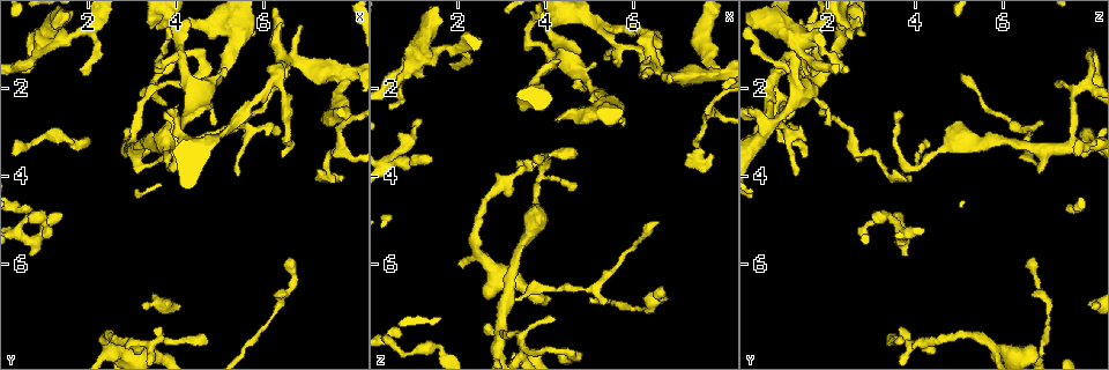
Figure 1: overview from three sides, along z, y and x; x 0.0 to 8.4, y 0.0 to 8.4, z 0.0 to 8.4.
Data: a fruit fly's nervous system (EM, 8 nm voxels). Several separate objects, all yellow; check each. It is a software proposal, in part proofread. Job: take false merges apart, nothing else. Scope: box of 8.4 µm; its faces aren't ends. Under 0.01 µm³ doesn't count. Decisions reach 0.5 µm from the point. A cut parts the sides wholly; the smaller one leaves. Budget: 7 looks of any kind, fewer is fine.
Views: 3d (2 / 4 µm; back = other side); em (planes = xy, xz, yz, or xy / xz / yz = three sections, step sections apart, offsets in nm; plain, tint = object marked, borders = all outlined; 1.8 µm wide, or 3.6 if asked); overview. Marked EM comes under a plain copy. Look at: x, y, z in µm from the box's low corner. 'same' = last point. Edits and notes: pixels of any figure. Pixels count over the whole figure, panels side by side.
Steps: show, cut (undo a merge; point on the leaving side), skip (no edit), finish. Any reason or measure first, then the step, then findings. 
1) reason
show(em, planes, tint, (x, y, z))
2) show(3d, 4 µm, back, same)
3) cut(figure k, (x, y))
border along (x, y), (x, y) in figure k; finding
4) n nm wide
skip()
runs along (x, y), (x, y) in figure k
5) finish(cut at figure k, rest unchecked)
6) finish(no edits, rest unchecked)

sharp bend
show(3d, 4 µm, (3.80, 3.75, 4.15))

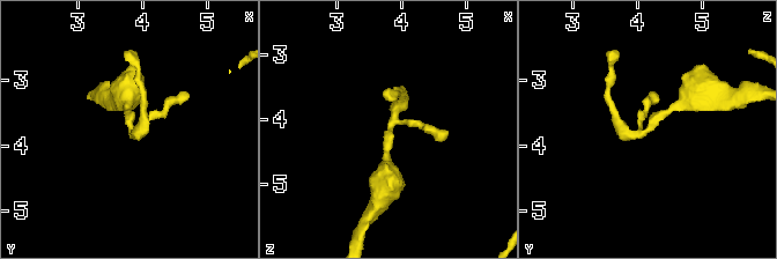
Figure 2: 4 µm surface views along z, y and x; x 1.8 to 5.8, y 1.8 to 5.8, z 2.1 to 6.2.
show(em, planes, tint, (3.85, 3.80, 4.15))

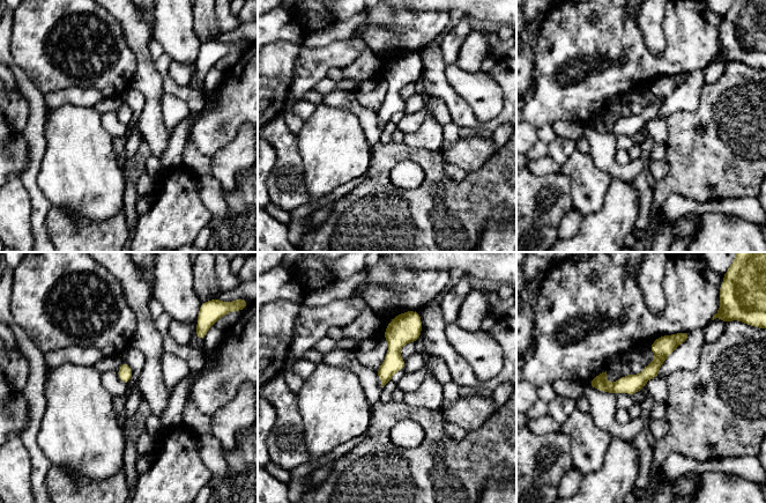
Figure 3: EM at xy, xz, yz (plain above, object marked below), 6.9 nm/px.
skip()
runs along (685, 335), (640, 381), (593, 384) in figure 3; all the same neuron

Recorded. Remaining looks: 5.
show(3d, 4 µm, (7.65, 3.45, 2.65))

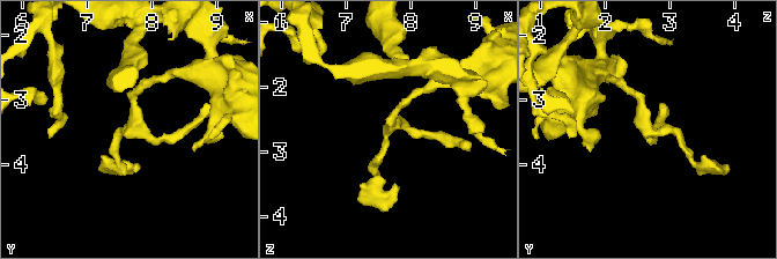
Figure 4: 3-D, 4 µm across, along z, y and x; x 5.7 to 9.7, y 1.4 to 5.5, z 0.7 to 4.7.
now the EM
show(em, yz, step 4, borders, (7.65, 3.45, 2.65))

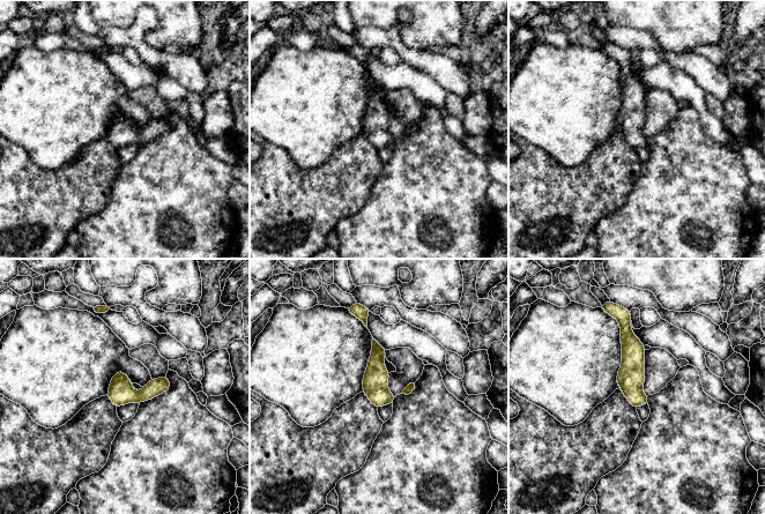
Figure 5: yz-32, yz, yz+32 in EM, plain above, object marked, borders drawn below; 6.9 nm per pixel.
skip()
runs along (626, 320), (636, 404) in figure 5; one neuron here

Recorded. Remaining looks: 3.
three-way junction
show(3d, 2 µm, (7.80, 1.70, 1.70))

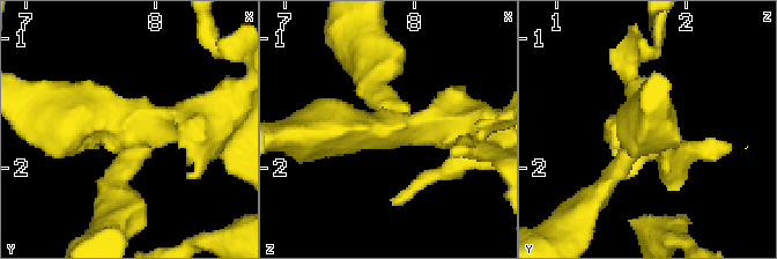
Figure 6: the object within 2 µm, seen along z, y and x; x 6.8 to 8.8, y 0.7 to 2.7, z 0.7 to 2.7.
show(em, planes, tint, (7.80, 1.76, 1.72))

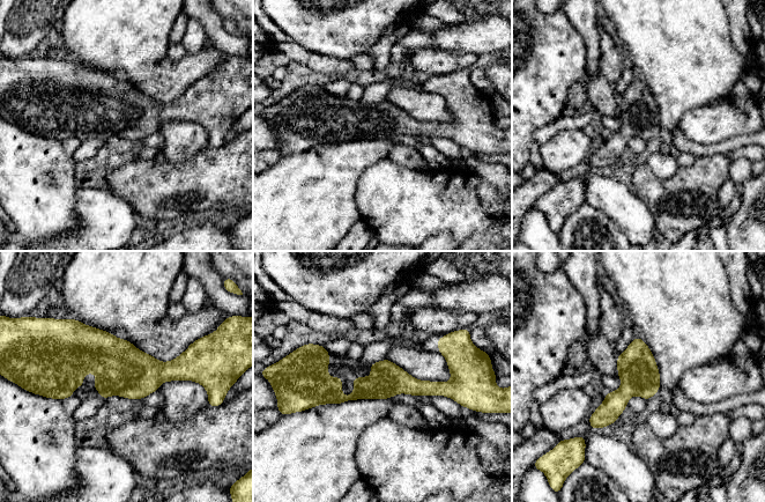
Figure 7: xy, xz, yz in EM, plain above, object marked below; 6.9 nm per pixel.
skip()
runs along (313, 375), (336, 397), (452, 386) in figure 7; continuous, no second neuron

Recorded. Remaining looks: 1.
finish(no edits, rest unchecked)

